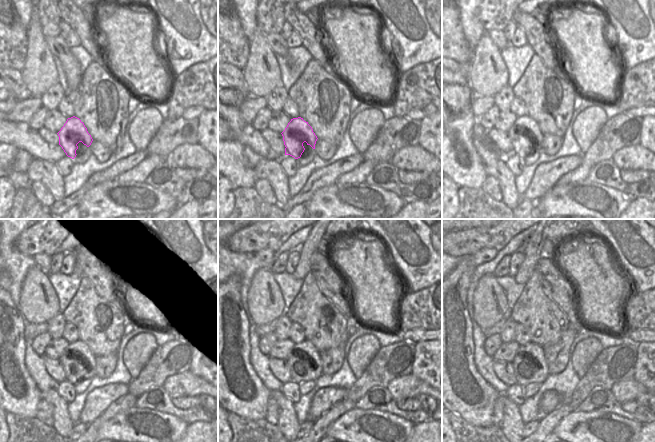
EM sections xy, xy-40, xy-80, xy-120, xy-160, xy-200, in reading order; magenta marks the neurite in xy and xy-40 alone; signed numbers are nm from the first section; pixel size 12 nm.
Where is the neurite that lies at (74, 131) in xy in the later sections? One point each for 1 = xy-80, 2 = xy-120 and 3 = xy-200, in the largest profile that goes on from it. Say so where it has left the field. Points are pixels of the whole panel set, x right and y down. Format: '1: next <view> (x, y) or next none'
1: next xy-80 (525, 135)
2: next xy-120 (79, 364)
3: next xy-200 (529, 364)

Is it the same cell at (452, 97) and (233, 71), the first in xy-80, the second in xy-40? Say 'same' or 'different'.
different

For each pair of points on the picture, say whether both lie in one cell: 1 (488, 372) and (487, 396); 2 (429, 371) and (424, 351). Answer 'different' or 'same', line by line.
1: different
2: same

